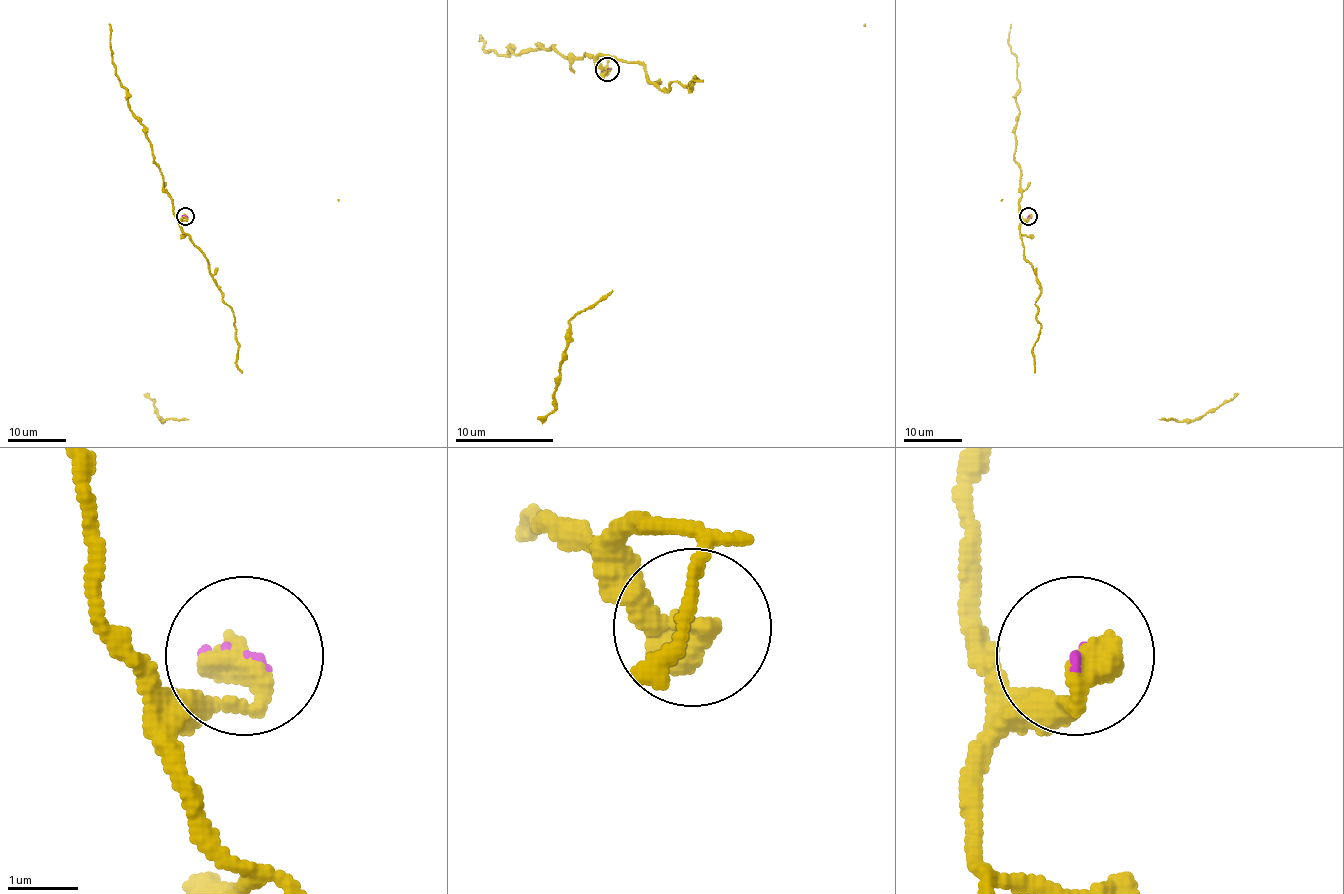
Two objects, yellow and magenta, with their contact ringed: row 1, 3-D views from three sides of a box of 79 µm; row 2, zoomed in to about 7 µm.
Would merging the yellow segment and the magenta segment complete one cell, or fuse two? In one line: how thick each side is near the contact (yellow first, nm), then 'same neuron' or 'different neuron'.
500/60 nm | different neuron

